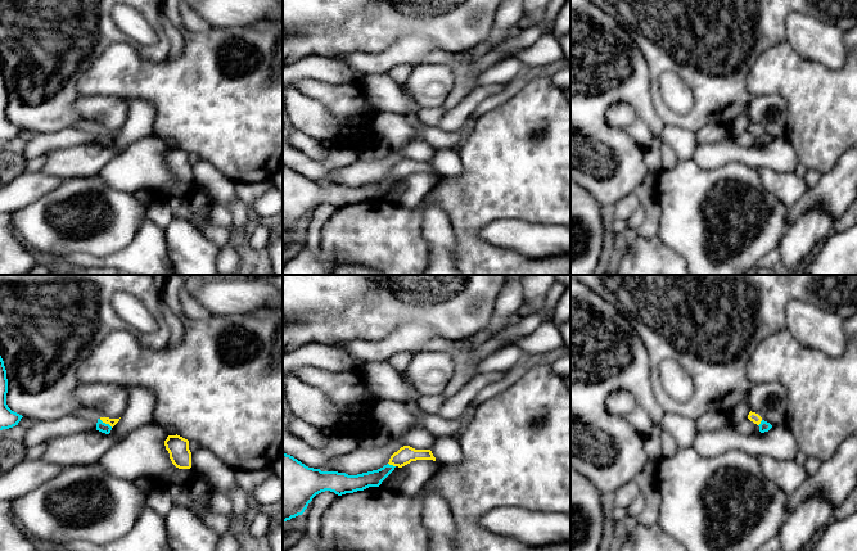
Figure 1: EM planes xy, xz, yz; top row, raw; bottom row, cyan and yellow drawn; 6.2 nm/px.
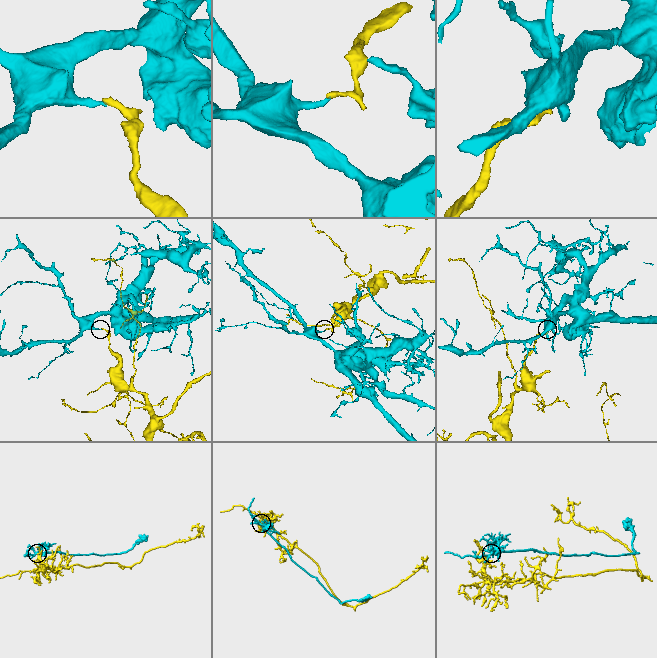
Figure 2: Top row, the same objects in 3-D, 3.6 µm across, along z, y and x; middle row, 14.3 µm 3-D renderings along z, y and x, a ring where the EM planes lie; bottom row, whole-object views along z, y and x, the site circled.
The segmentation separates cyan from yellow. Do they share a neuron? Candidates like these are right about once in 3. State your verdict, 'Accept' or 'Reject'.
Reject

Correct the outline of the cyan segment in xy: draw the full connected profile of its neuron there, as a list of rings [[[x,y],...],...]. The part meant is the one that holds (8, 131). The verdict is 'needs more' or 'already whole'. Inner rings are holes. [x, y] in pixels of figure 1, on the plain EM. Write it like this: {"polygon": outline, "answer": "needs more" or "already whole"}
{"polygon": [[[0,68],[0,143],[9,141],[21,134],[22,127],[12,123],[6,117],[8,91],[4,73]]], "answer": "already whole"}

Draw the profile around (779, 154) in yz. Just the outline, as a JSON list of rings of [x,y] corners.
[[[725,131],[721,140],[698,145],[693,161],[704,170],[714,170],[730,162],[739,162],[754,170],[770,168],[776,172],[795,172],[798,155],[785,136],[772,137],[768,144],[744,146]]]

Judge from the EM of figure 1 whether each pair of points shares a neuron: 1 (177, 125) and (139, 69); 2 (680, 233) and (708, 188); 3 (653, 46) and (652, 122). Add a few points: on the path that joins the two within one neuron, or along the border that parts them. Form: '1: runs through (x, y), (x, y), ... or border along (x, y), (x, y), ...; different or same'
1: runs through (177, 111), (153, 84); same
2: runs through (691, 221), (708, 199); same
3: border along (648, 67), (652, 104), (654, 112), (664, 123); different

